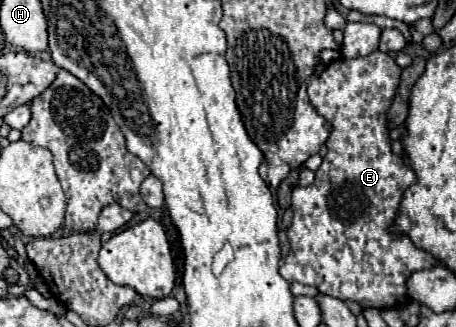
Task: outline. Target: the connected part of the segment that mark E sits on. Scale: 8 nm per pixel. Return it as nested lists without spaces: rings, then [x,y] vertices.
[[[374,51],[366,57],[336,59],[322,73],[308,77],[310,105],[332,123],[332,131],[314,183],[292,191],[294,219],[286,231],[290,253],[280,259],[280,275],[286,281],[312,285],[320,293],[356,301],[364,309],[406,305],[408,275],[438,265],[406,235],[390,231],[402,193],[416,183],[414,171],[392,153],[384,119],[400,71],[392,55]]]

